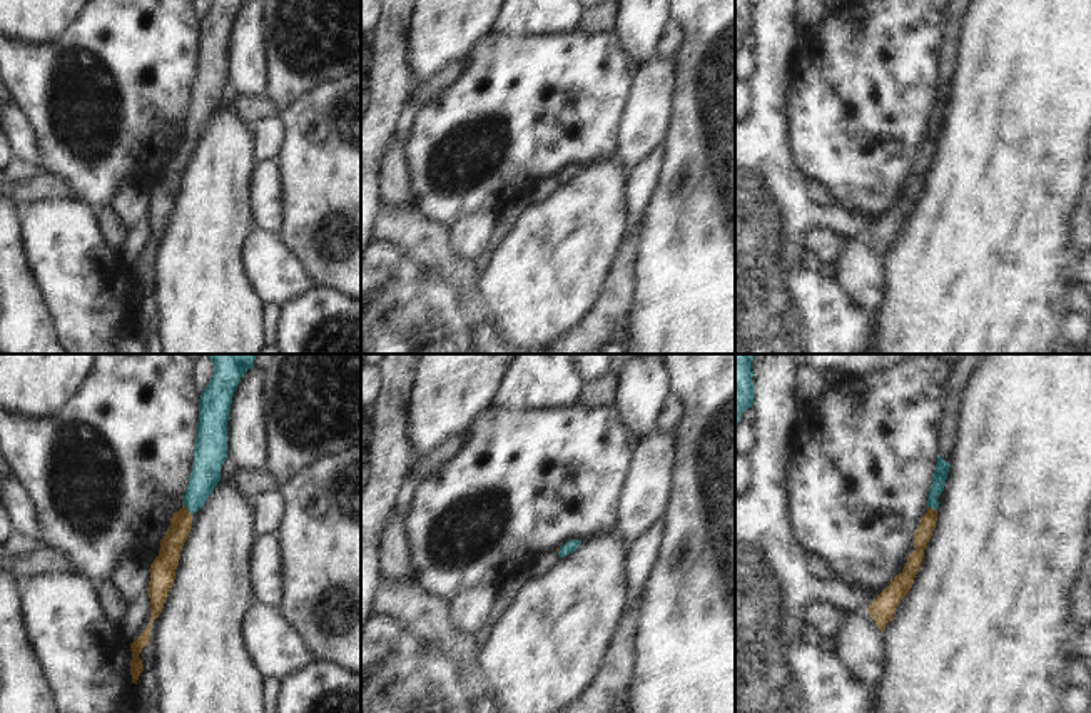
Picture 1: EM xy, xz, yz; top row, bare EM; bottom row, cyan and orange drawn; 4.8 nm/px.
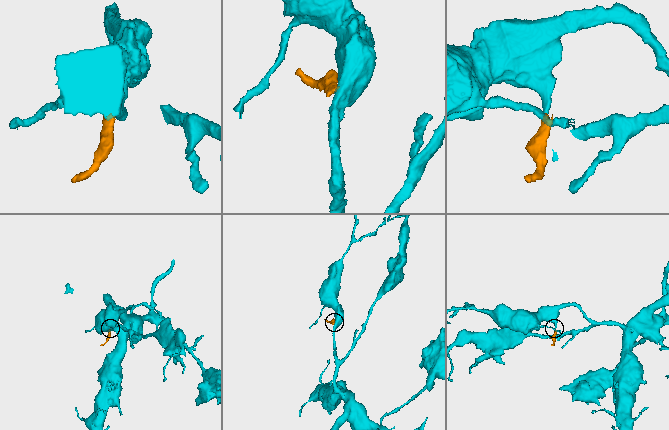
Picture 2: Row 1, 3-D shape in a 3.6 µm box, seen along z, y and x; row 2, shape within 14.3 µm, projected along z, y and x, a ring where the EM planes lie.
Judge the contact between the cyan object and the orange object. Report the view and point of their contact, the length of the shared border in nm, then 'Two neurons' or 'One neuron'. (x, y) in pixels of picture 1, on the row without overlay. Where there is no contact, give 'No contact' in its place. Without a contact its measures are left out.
Touches cyan at xy (187, 136). Shared border 70 nm. One neuron.

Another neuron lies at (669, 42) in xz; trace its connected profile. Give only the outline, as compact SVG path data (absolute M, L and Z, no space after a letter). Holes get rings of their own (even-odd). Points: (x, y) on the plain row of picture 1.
M668 18L655 47L655 58L672 60L682 43L682 37L683 33L680 23L673 18Z

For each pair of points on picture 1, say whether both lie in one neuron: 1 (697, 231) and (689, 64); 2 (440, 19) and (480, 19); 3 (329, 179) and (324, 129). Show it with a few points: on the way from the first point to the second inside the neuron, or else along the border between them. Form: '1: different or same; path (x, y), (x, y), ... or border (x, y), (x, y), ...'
1: same; path (697, 189), (697, 106)
2: same; path (450, 19), (470, 19)
3: same; path (329, 167), (329, 141)

